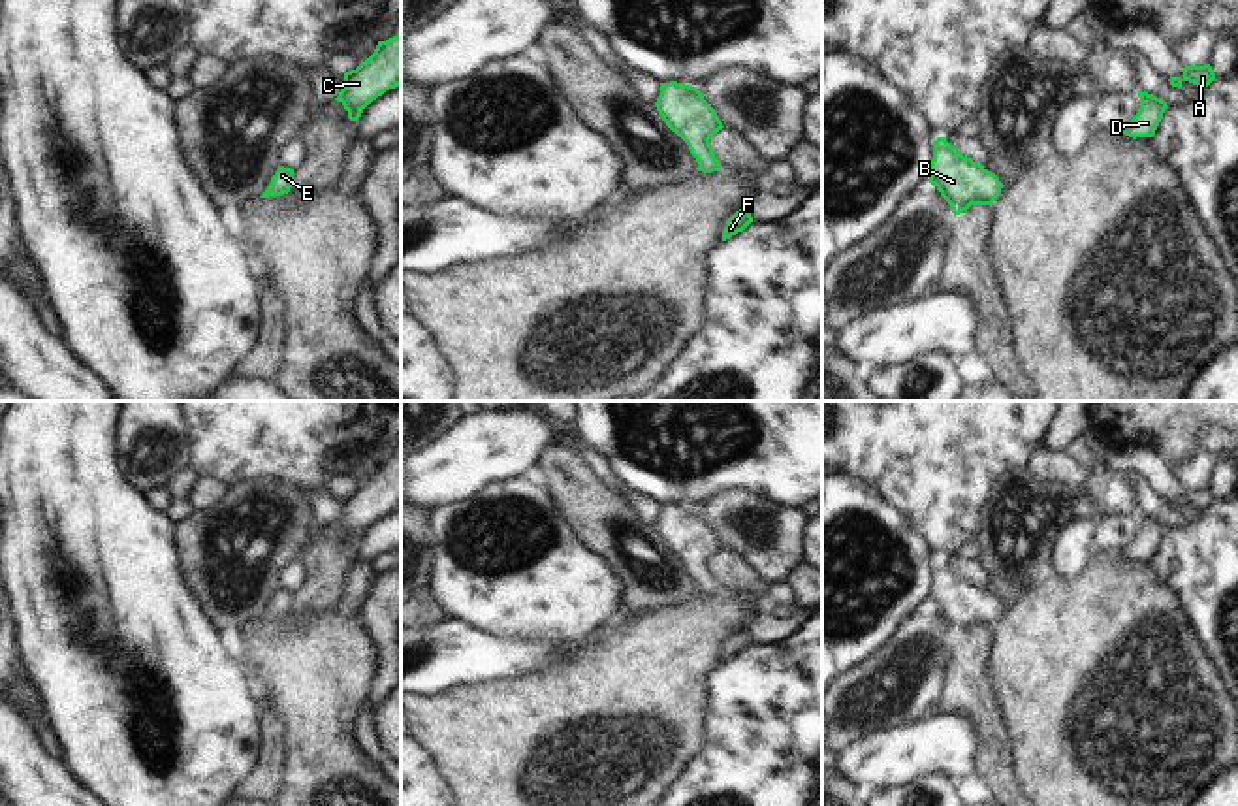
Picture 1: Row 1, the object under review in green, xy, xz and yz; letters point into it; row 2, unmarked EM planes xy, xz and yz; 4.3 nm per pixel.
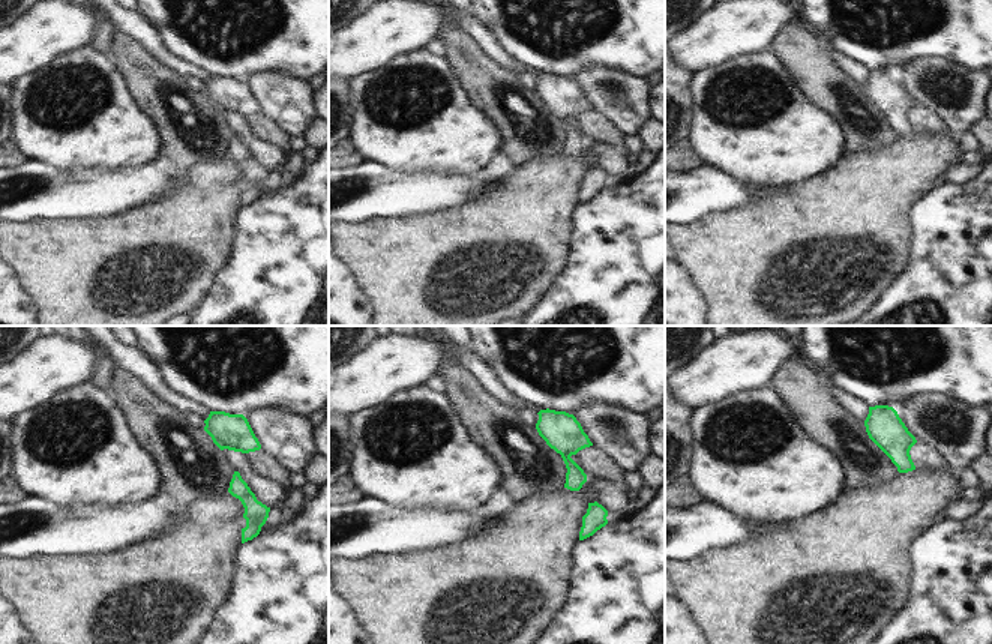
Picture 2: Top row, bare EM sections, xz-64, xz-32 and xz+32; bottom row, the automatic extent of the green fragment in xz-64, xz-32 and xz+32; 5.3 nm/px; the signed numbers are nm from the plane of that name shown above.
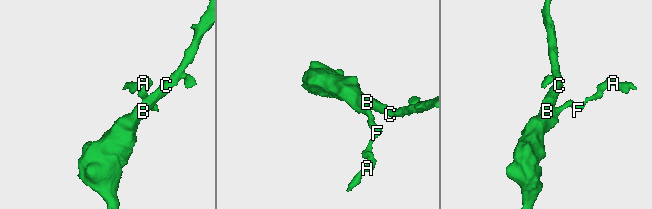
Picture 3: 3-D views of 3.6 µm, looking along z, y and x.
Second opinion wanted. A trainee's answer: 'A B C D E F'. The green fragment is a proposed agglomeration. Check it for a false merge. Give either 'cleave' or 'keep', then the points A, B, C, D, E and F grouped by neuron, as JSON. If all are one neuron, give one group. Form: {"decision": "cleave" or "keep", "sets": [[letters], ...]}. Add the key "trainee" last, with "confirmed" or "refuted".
{"decision": "keep", "sets": [["A", "B", "C", "D", "E", "F"]], "trainee": "confirmed"}

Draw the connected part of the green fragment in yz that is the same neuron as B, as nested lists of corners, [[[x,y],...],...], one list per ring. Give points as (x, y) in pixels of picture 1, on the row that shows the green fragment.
[[[944,137],[935,141],[929,183],[948,202],[954,217],[971,205],[993,205],[1005,186],[995,173],[960,154]]]

